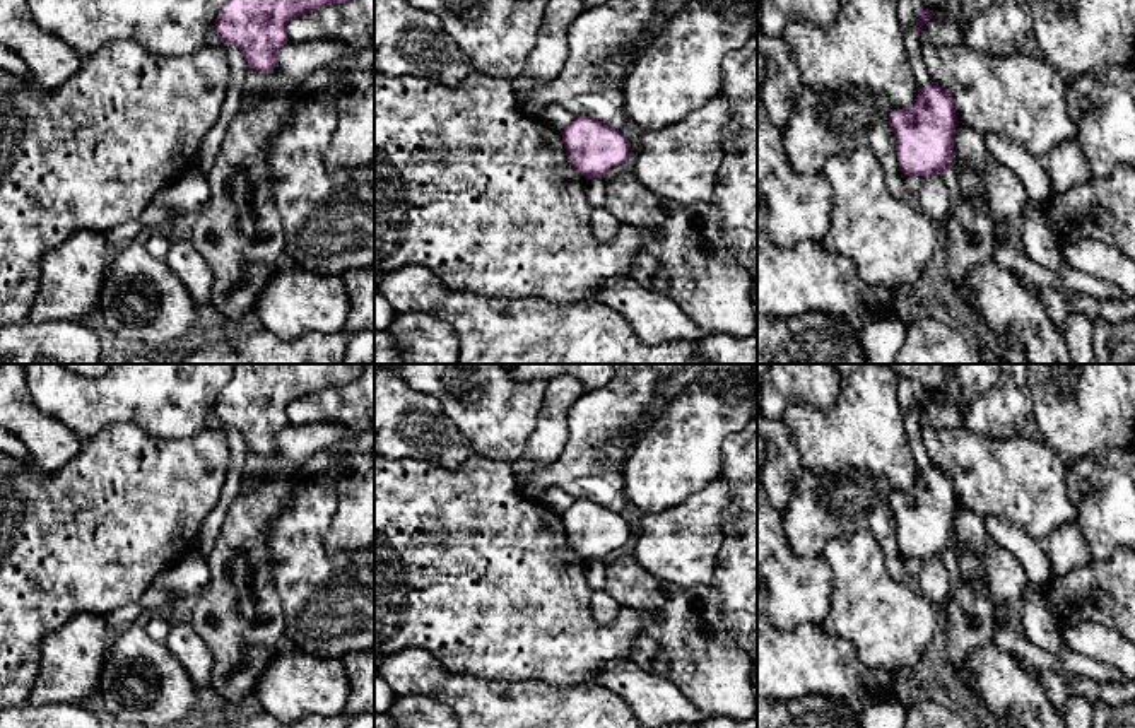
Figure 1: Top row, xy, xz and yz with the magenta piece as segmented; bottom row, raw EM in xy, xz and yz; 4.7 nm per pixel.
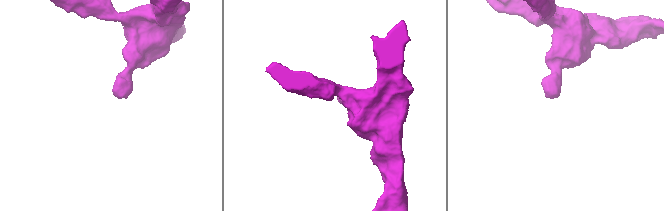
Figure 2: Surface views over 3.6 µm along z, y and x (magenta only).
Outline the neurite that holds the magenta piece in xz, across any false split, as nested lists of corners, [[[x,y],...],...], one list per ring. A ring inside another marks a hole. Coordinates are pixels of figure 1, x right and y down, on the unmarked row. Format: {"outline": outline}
{"outline": [[[574,499],[561,514],[568,545],[586,562],[602,561],[631,538],[631,526],[620,516],[591,499]]]}

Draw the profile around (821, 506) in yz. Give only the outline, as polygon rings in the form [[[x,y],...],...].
[[[850,468],[841,473],[802,470],[781,513],[785,535],[795,555],[822,555],[824,545],[838,535],[870,531],[887,557],[899,555],[896,523],[889,508],[894,489],[887,477],[868,468]]]

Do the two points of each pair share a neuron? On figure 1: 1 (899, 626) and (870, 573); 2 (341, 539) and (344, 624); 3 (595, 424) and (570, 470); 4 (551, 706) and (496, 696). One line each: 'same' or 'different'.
1: same
2: different
3: same
4: same

